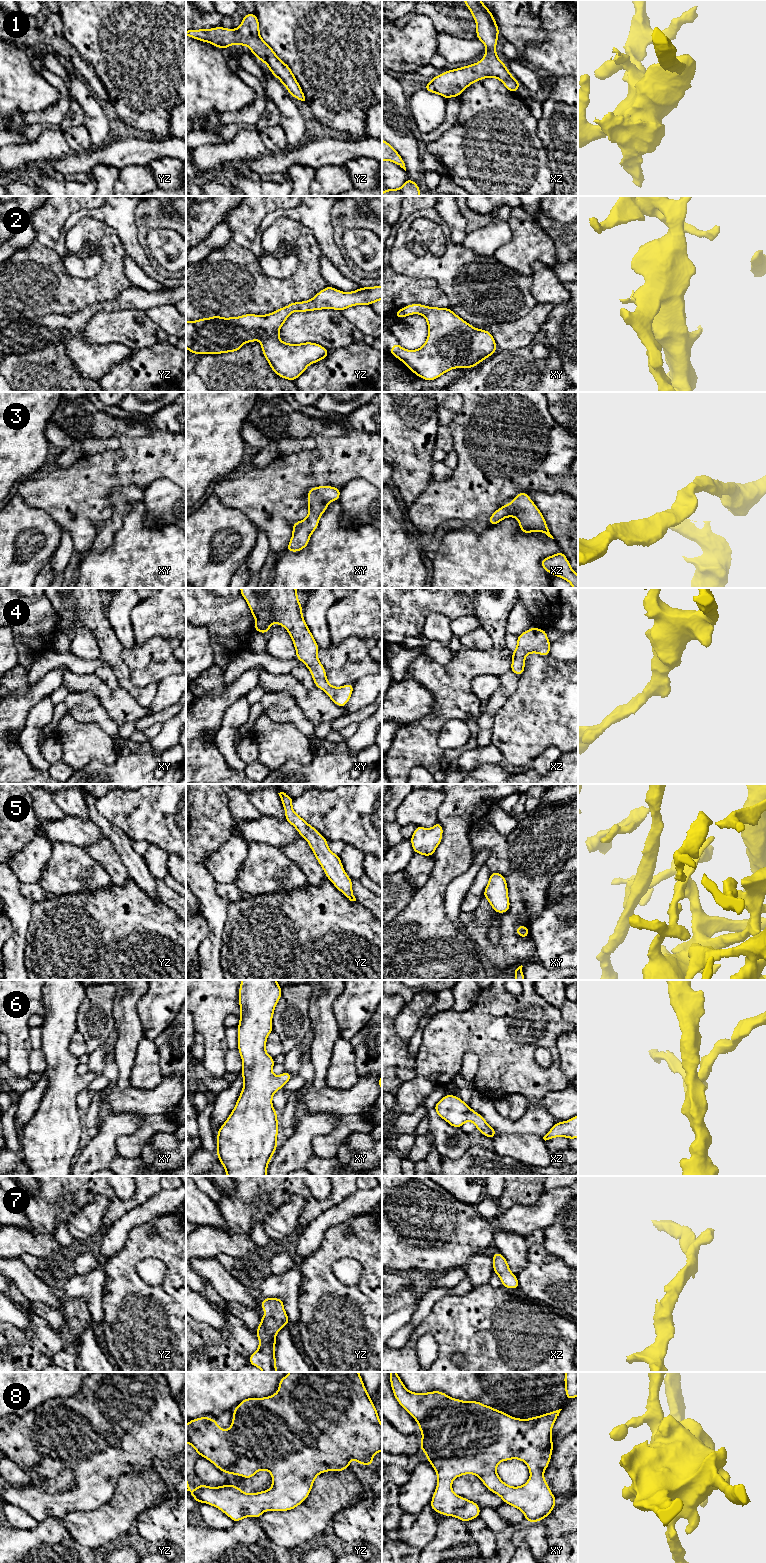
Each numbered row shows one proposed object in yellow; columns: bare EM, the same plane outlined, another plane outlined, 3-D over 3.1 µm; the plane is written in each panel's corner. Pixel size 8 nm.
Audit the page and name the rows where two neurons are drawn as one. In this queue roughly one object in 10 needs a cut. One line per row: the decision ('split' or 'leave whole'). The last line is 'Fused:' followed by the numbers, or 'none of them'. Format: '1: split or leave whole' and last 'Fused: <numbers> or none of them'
1: leave whole
2: leave whole
3: leave whole
4: leave whole
5: leave whole
6: leave whole
7: leave whole
8: leave whole
Fused: none of them

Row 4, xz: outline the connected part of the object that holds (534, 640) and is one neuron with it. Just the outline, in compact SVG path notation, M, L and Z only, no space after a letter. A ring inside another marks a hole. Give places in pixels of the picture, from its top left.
M532 627L517 637L517 647L512 651L512 663L510 670L517 676L524 673L525 658L530 653L542 656L550 655L550 641L546 630Z

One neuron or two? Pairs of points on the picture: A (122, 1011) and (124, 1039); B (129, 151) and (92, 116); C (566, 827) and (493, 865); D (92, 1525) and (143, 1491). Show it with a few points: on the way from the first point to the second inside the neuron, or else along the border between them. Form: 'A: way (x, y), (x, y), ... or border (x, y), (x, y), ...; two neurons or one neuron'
A: way (124, 1018), (124, 1032); one neuron
B: border (107, 142), (96, 148); two neurons
C: way (548, 837), (531, 854), (511, 856); one neuron
D: way (105, 1525), (130, 1500); one neuron

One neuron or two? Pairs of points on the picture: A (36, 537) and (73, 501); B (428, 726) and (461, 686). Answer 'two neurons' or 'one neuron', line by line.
A: two neurons
B: one neuron

